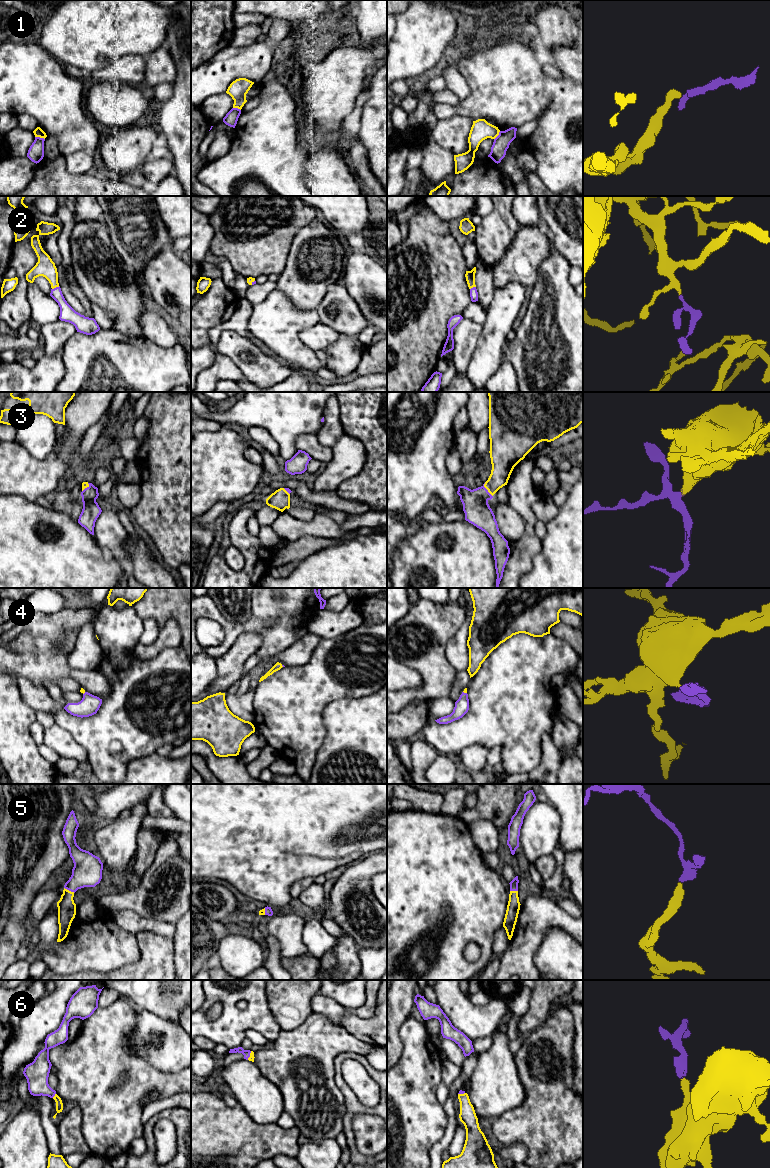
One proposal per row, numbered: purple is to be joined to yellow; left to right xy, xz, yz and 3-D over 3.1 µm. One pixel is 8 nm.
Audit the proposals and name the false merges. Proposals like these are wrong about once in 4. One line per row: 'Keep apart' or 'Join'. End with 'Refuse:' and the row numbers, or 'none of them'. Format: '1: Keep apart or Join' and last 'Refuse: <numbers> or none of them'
1: Keep apart
2: Join
3: Join
4: Join
5: Join
6: Join
Refuse: 1

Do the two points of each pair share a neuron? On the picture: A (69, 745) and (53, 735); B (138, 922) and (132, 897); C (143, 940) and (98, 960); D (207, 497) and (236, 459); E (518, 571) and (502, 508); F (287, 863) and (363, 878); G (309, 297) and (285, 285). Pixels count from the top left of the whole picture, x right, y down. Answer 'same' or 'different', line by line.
A: same
B: different
C: different
D: same
E: different
F: different
G: same

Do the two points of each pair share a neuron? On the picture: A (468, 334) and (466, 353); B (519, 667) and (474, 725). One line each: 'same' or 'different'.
A: same
B: same

